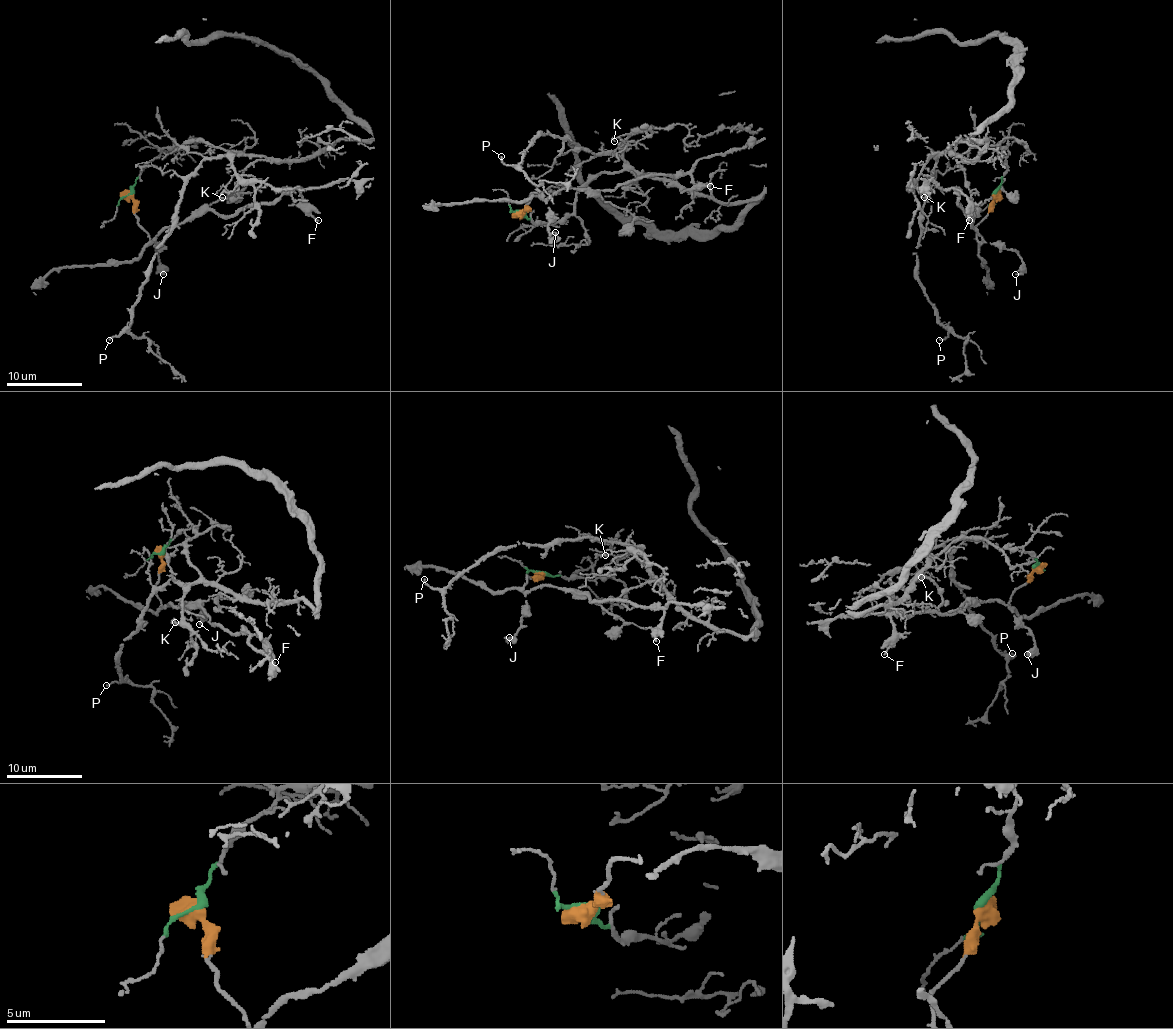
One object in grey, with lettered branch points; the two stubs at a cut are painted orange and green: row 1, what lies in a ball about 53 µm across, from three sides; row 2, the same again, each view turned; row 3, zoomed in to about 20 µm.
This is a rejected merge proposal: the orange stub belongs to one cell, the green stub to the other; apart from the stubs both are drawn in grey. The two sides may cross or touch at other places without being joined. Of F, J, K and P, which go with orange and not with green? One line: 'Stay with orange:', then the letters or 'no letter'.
Stay with orange: F, J

